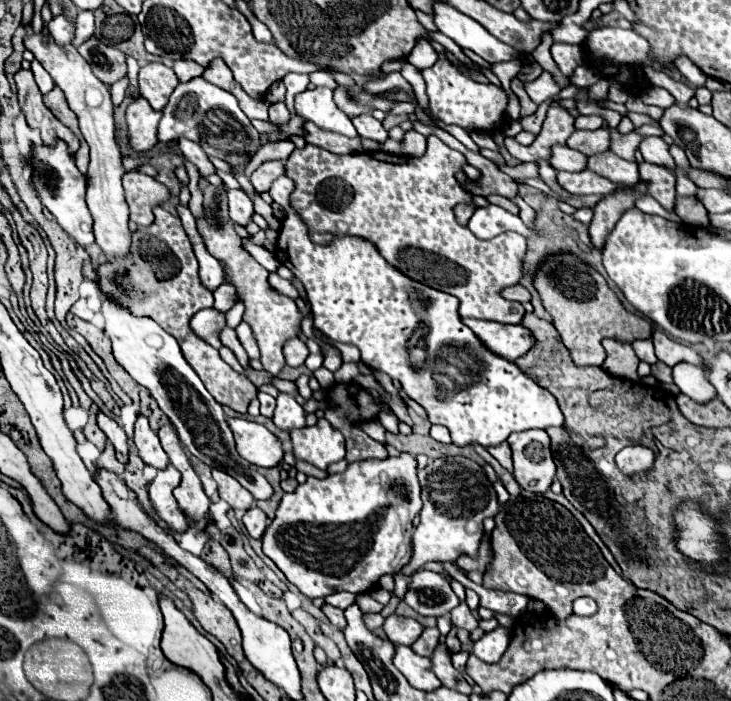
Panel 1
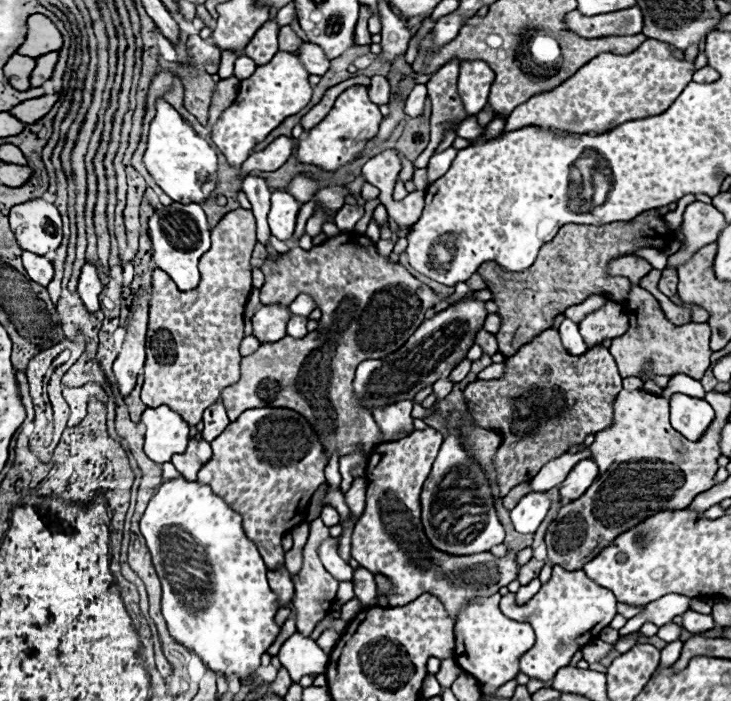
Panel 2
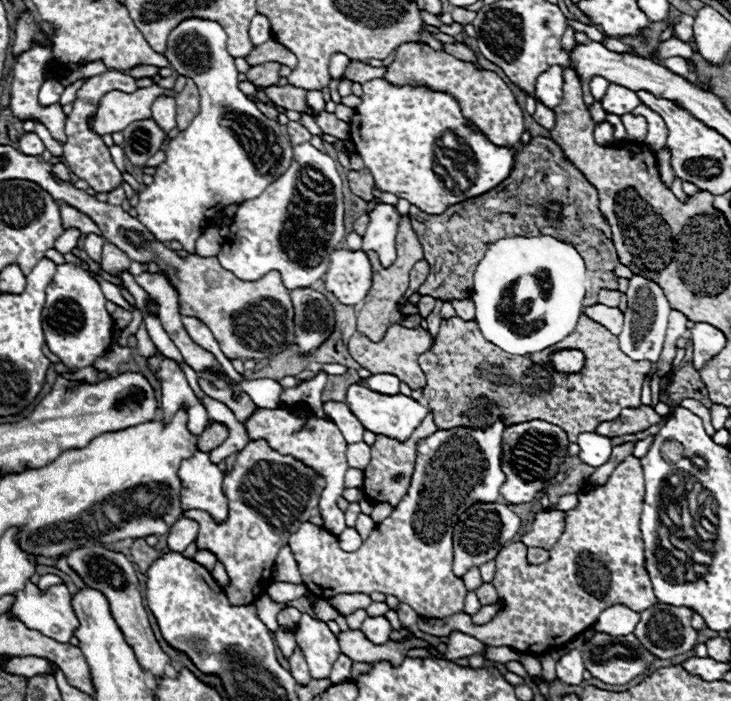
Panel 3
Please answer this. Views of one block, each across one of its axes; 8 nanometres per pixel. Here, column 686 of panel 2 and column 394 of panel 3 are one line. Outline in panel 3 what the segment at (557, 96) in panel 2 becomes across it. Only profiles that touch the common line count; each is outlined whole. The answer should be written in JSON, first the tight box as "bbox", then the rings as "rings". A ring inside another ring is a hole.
{"bbox":[384,42,524,146],"rings":[[[406,42],[398,48],[396,60],[388,66],[384,80],[400,86],[428,84],[430,88],[436,88],[440,92],[452,92],[452,96],[456,96],[456,100],[460,102],[464,116],[468,116],[468,120],[472,120],[480,128],[480,132],[488,134],[488,140],[494,140],[494,144],[500,146],[520,142],[520,136],[524,132],[522,108],[518,106],[512,90],[496,72],[480,70],[472,62],[458,60],[446,52],[432,50],[430,46],[420,48],[416,42]]]}

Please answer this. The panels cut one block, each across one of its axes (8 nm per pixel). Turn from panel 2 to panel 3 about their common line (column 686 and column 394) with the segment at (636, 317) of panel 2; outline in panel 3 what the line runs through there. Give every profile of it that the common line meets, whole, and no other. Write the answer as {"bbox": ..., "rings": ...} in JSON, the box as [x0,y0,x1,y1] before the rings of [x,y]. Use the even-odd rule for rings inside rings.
{"bbox":[348,324,432,390],"rings":[[[394,324],[386,330],[386,336],[380,342],[370,342],[366,336],[356,332],[348,342],[348,352],[360,366],[368,368],[372,374],[394,374],[398,376],[400,382],[408,384],[412,390],[420,390],[426,384],[426,376],[418,364],[418,356],[424,354],[430,346],[432,346],[430,334],[422,326],[404,328]]]}

